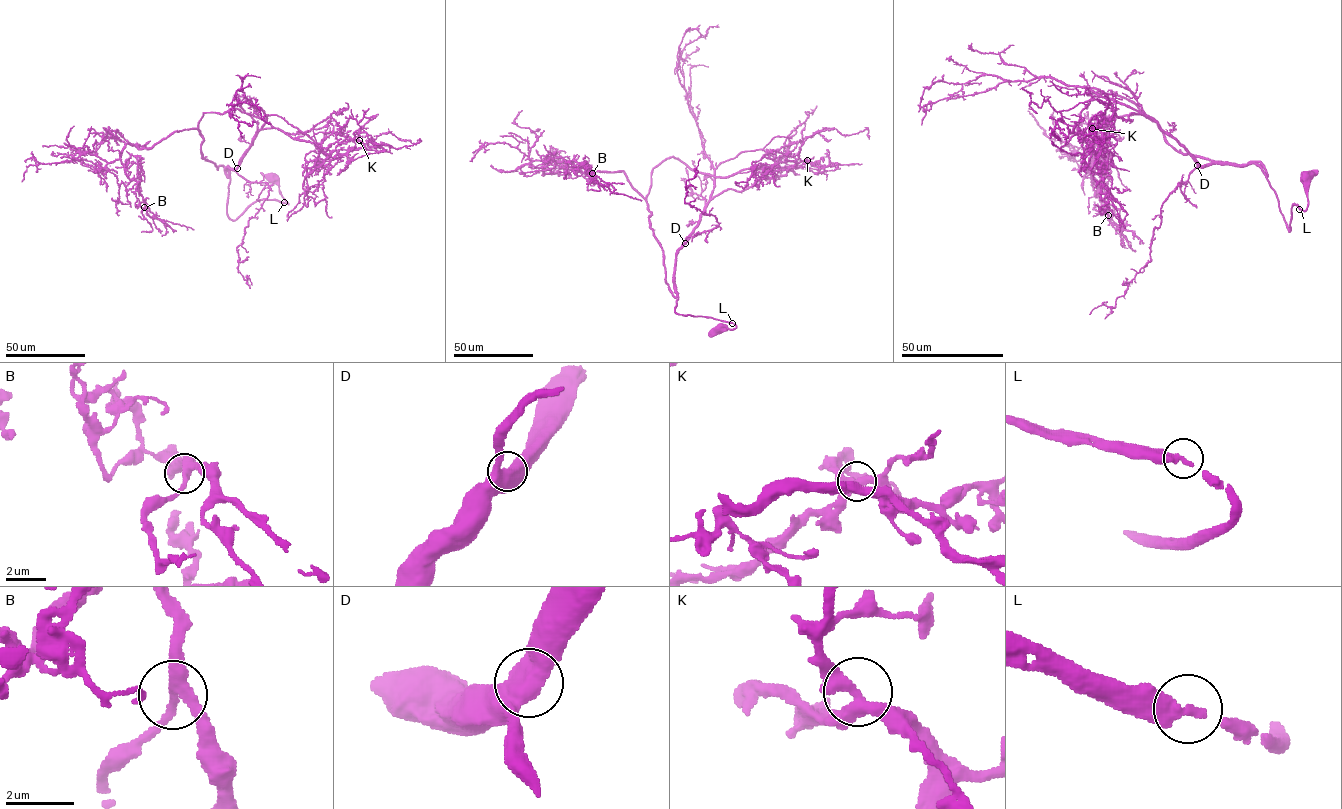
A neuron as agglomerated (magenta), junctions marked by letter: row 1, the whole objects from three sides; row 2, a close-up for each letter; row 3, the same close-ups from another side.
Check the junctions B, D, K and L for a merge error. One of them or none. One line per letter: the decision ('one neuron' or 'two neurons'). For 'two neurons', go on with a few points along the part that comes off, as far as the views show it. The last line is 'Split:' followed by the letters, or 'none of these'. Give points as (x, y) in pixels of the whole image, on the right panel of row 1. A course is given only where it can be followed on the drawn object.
B: one neuron
D: one neuron
K: one neuron
L: one neuron
Split: none of these

